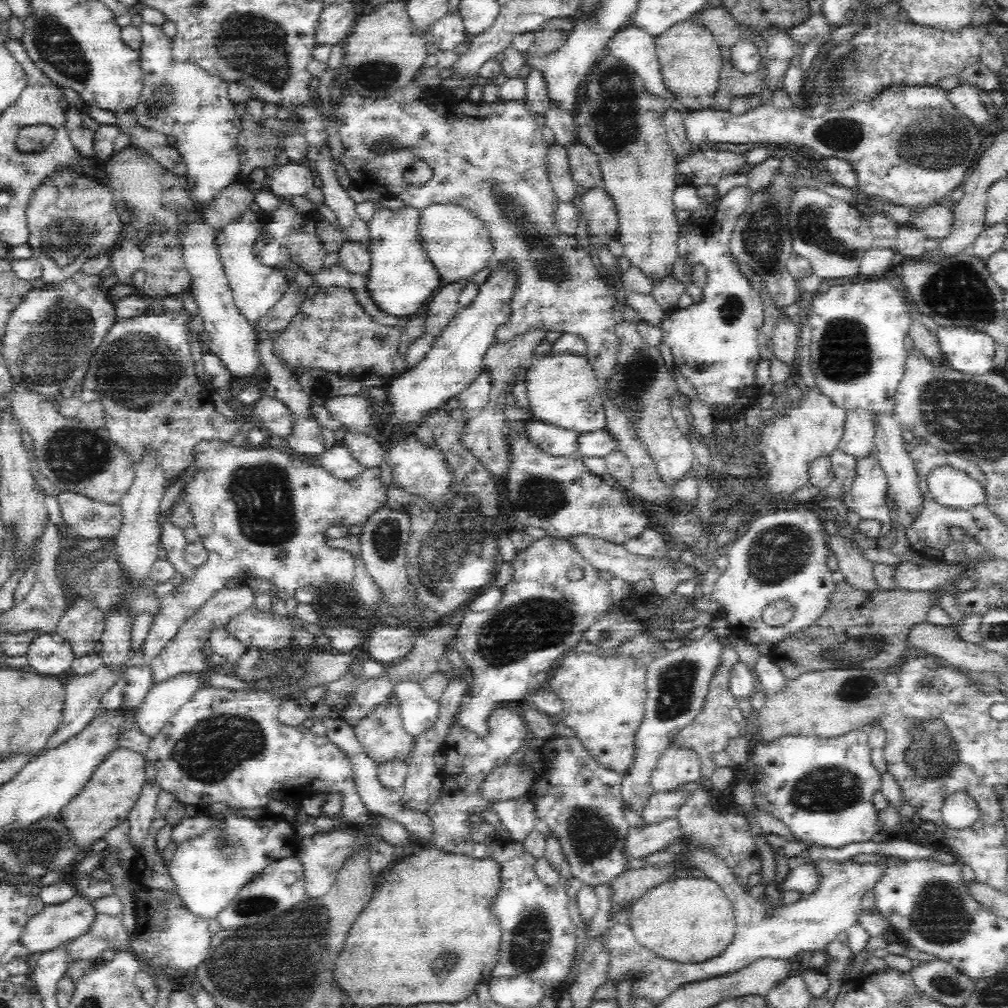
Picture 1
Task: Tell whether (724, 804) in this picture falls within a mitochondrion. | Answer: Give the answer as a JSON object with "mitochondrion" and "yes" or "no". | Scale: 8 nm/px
{"mitochondrion":"no"}

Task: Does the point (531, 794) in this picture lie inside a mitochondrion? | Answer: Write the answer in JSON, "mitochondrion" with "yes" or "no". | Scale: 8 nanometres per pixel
{"mitochondrion":"no"}

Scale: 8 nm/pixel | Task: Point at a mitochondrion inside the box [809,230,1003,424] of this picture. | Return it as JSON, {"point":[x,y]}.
{"point":[958,291]}

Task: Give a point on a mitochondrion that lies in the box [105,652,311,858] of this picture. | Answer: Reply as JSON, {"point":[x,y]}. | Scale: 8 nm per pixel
{"point":[207,753]}

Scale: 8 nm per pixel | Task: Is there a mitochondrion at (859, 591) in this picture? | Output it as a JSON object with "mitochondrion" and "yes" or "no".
{"mitochondrion":"no"}

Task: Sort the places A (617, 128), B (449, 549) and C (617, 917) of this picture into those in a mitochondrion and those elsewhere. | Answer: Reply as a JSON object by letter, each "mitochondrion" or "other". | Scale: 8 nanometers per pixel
{"A":"mitochondrion","B":"mitochondrion","C":"other"}

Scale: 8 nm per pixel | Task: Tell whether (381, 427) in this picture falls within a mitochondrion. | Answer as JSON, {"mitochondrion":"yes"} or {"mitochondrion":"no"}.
{"mitochondrion":"no"}

